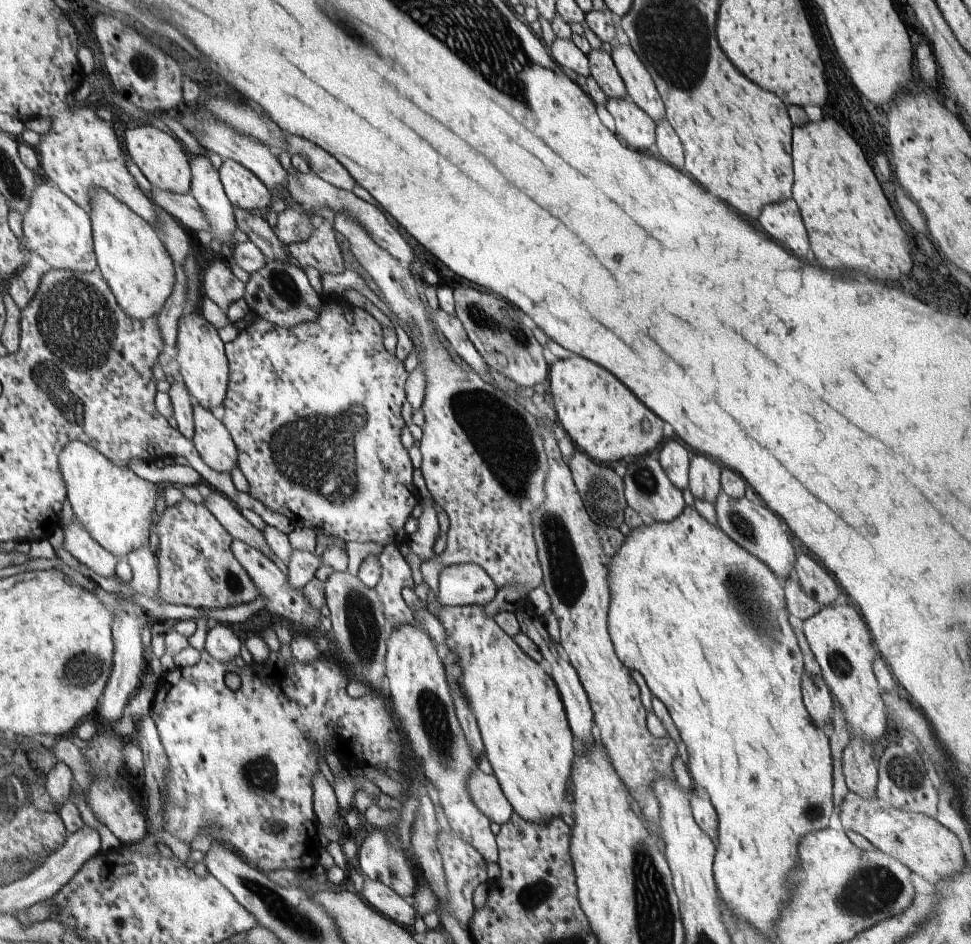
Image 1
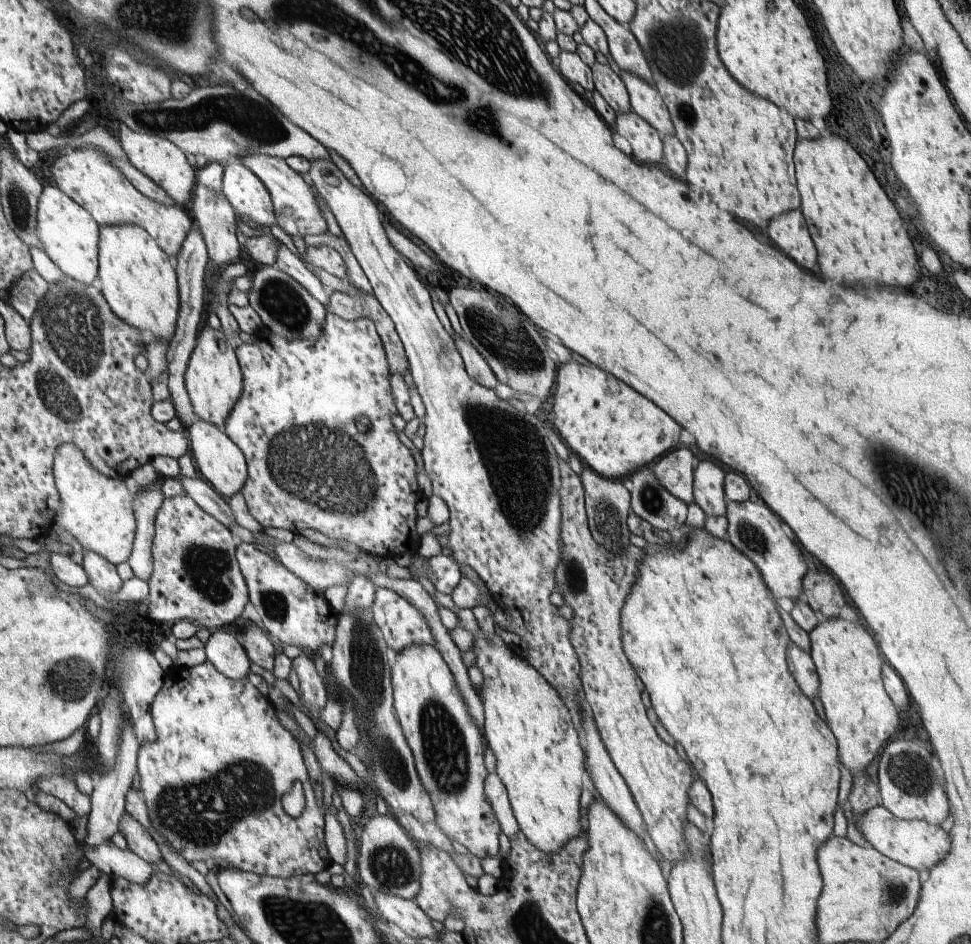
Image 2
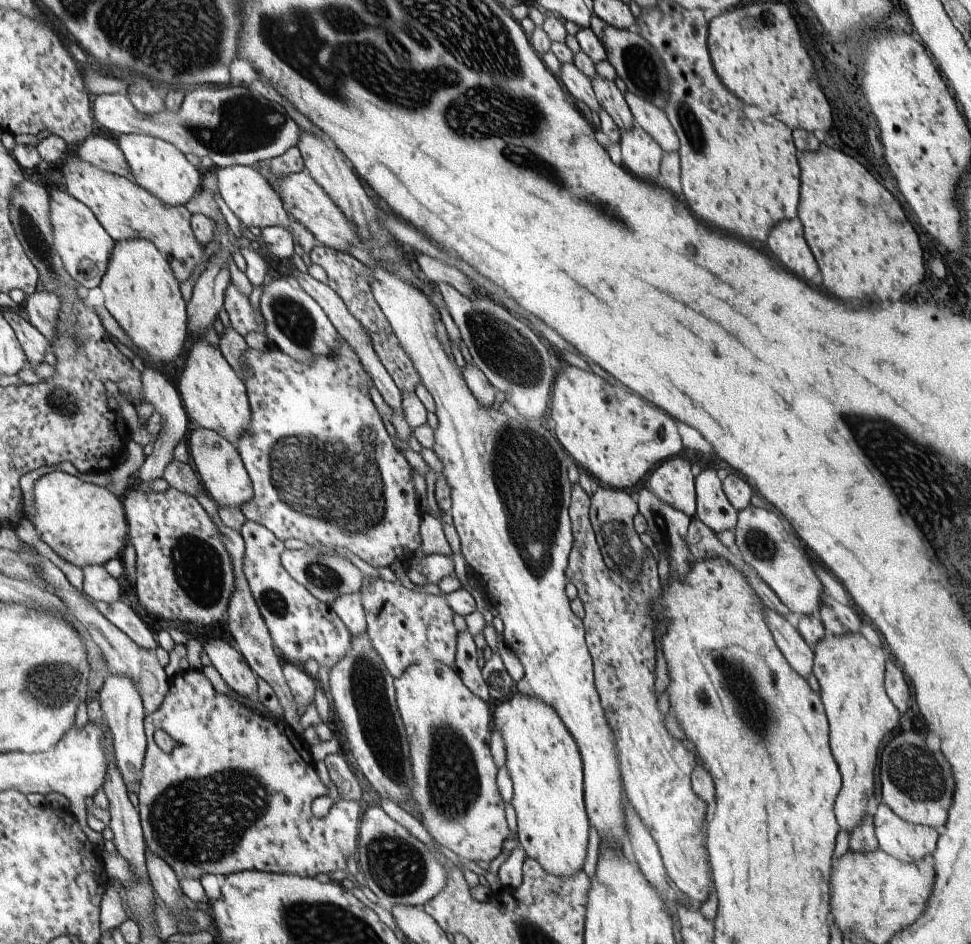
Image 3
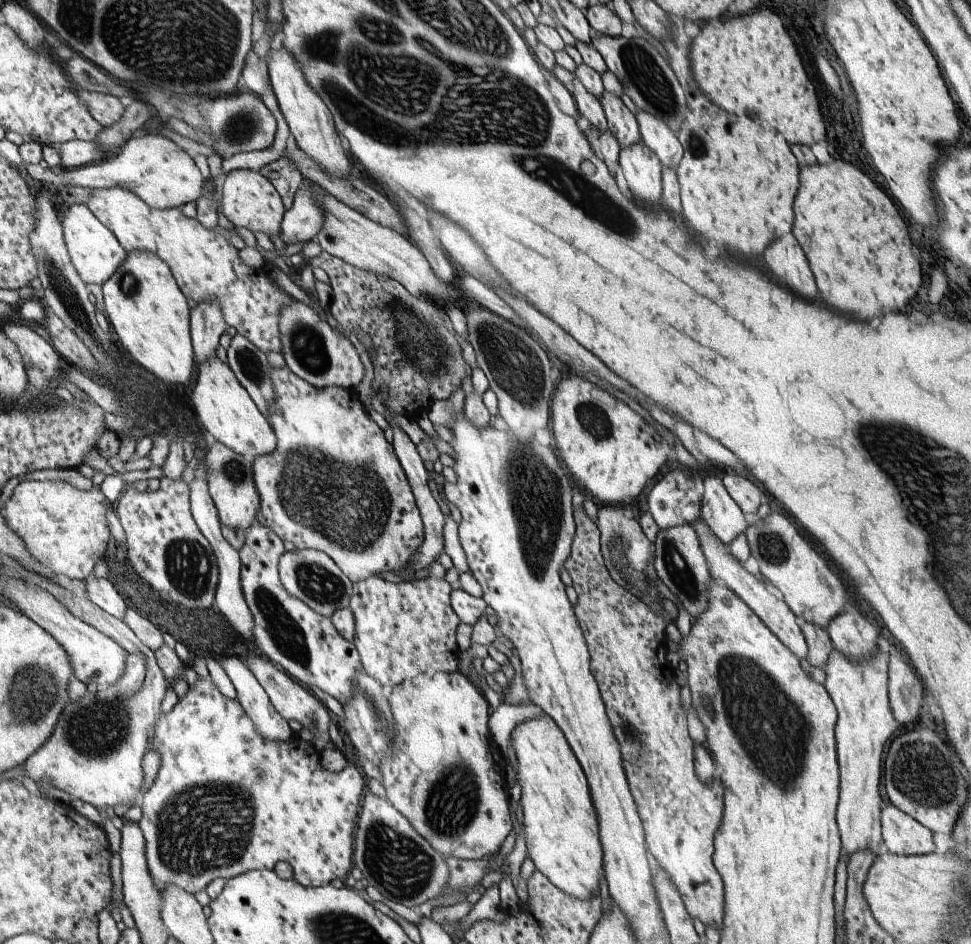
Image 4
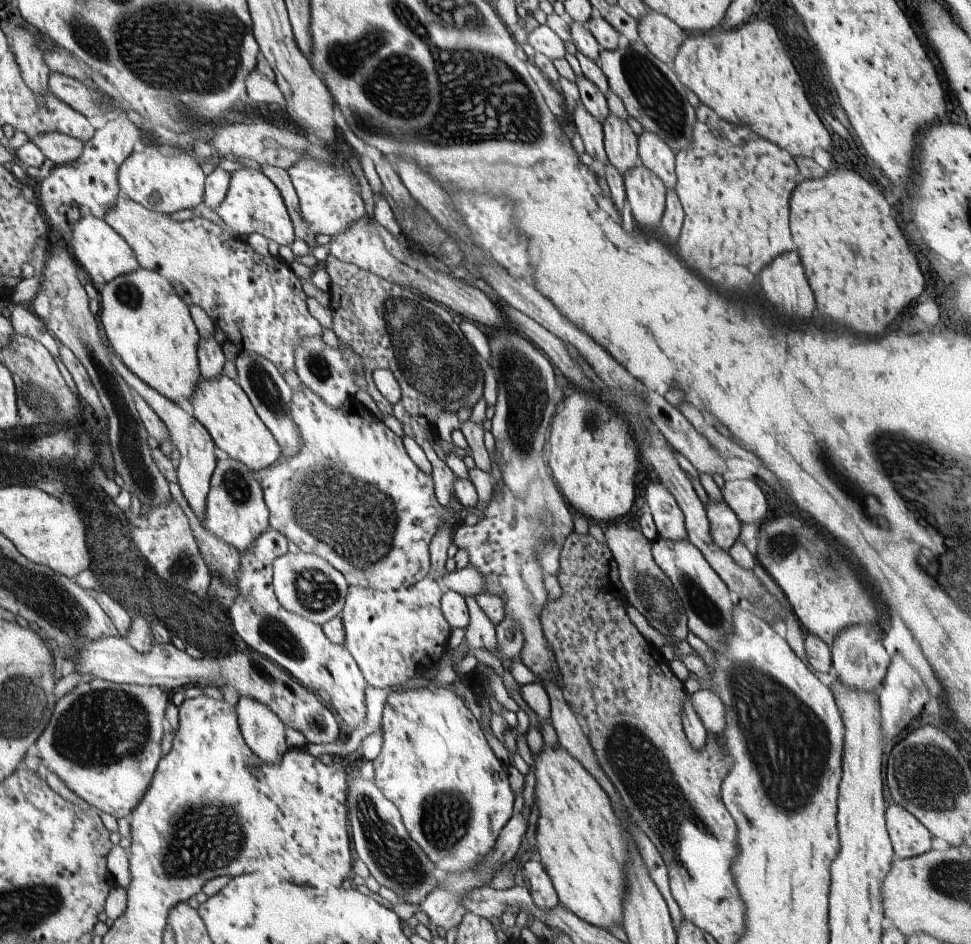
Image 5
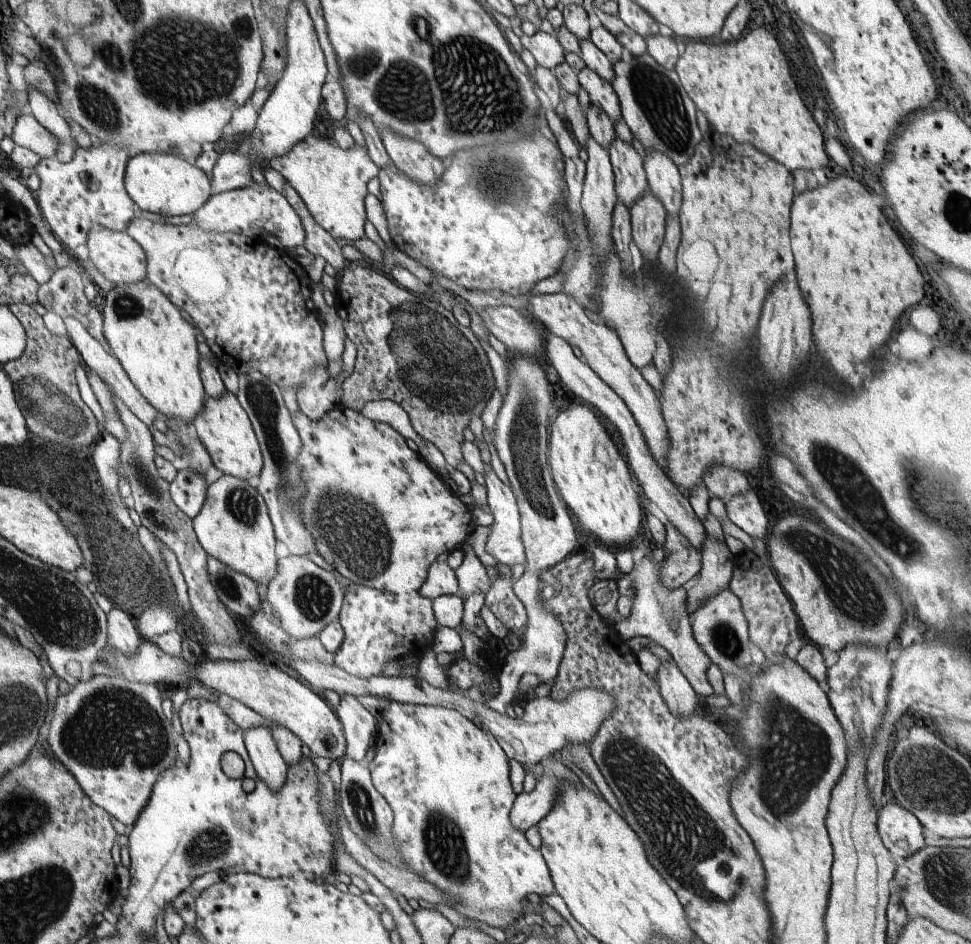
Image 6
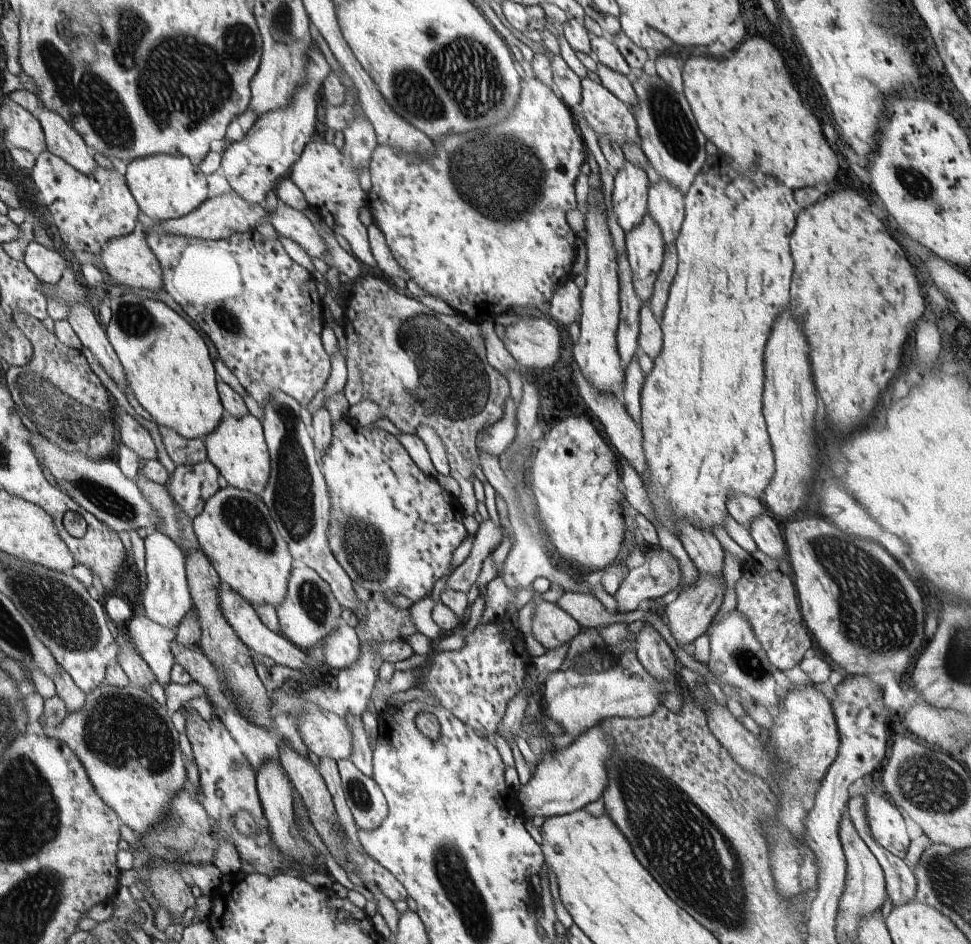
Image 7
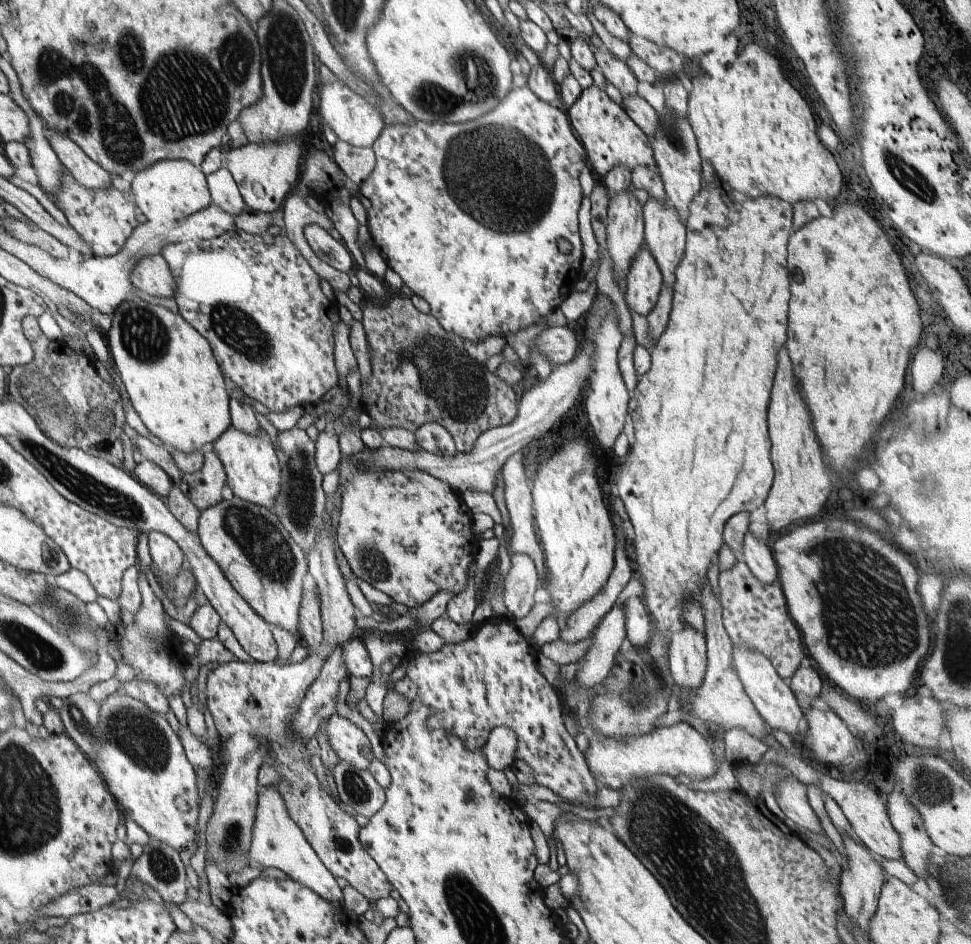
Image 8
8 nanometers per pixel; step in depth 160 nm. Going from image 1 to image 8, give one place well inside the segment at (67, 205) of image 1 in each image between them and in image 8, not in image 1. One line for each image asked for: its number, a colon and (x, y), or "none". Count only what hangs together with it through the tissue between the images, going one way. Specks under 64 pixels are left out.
2: (68, 233)
3: (84, 245)
4: (94, 250)
5: (103, 253)
6: (120, 258)
7: (130, 261)
8: (151, 274)

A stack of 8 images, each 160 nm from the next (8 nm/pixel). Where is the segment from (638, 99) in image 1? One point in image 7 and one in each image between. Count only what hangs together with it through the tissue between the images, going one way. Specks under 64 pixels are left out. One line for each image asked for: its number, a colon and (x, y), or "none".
2: (646, 101)
3: (654, 120)
4: (655, 133)
5: (654, 153)
6: (664, 179)
7: (665, 204)

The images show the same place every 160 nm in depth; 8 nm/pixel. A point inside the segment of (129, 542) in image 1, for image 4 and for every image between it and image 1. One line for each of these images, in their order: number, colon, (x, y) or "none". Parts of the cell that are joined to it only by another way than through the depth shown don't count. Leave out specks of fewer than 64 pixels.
2: (97, 509)
3: (86, 524)
4: (65, 528)

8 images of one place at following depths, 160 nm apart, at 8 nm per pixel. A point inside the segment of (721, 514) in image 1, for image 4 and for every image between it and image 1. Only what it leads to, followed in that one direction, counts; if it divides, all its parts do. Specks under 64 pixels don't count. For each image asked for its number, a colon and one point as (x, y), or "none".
2: (752, 528)
3: (760, 535)
4: (810, 589)

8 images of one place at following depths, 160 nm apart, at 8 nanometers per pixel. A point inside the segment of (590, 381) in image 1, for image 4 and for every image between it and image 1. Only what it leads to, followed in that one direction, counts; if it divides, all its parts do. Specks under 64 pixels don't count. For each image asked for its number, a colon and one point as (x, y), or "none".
2: (613, 429)
3: (615, 436)
4: (610, 451)

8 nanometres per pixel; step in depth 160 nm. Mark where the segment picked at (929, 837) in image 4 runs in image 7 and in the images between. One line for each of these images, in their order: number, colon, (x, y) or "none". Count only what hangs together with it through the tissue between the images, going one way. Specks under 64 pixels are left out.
5: (909, 837)
6: (901, 832)
7: (887, 826)

